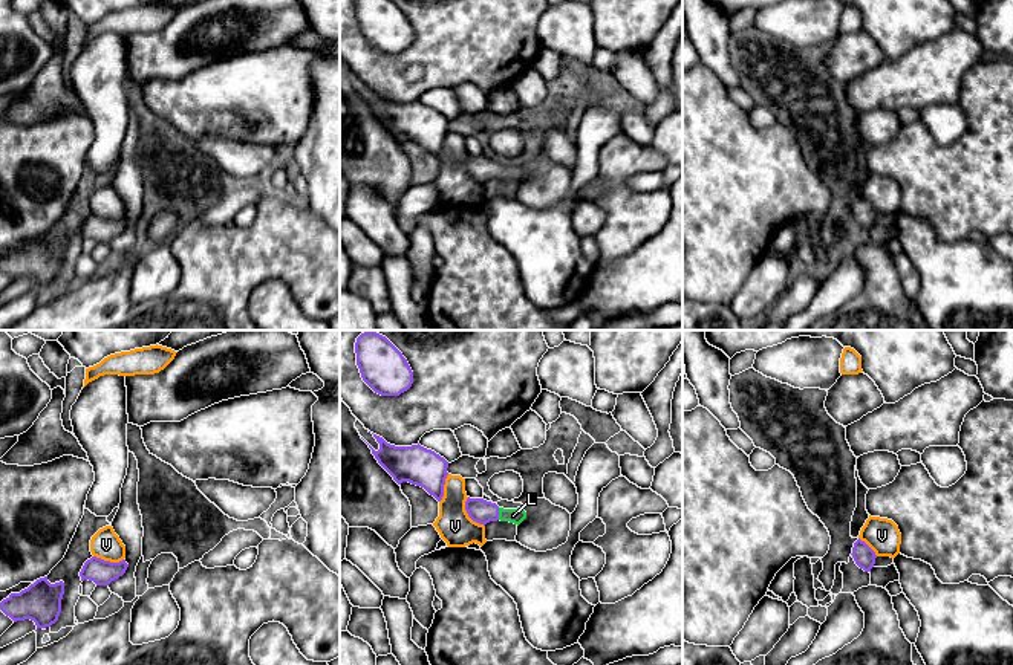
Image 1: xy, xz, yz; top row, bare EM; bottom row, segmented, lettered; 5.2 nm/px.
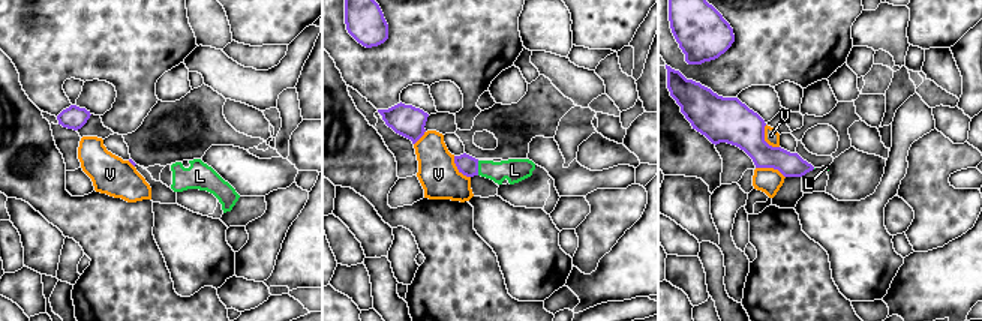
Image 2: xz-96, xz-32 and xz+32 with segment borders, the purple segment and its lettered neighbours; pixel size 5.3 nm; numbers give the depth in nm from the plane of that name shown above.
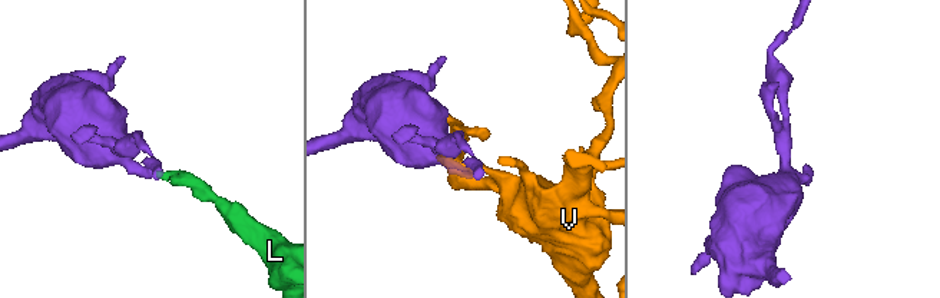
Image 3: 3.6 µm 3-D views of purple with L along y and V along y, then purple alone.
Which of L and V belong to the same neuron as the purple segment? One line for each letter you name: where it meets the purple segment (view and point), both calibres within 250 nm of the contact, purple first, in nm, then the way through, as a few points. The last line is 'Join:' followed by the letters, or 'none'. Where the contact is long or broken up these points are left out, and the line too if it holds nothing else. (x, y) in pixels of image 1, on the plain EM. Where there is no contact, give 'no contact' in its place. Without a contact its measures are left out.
L: meets purple in xz at (498, 171); 130 nm thick on the purple side, 80 nm on the other; runs through xz (481, 168), (498, 171), (513, 173)
Join: L

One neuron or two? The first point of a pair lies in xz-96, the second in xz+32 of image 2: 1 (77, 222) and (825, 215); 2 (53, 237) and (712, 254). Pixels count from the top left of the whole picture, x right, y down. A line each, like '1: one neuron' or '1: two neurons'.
1: two neurons
2: two neurons

